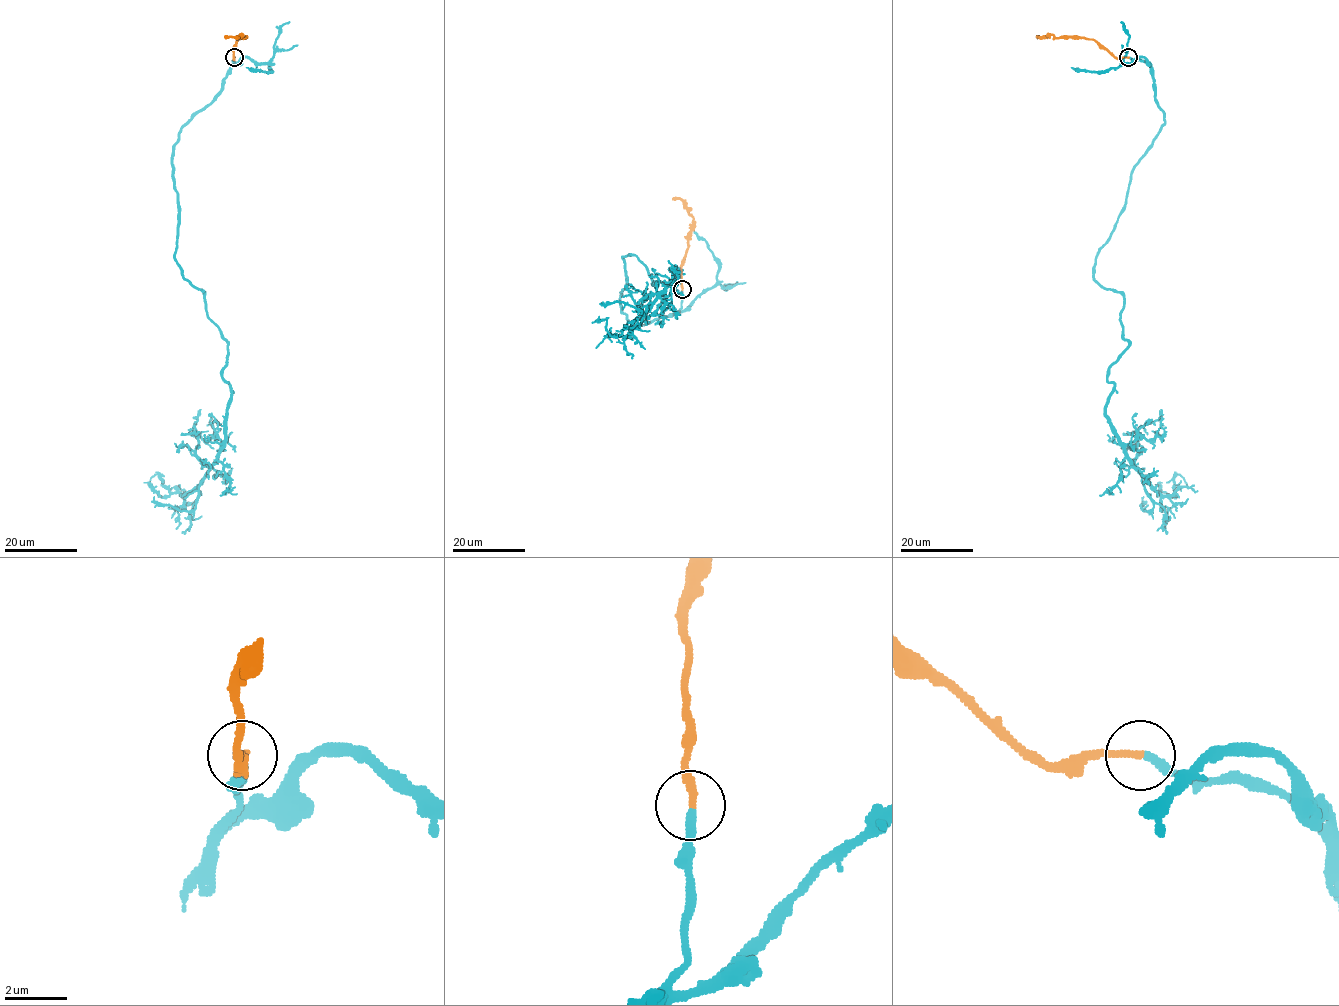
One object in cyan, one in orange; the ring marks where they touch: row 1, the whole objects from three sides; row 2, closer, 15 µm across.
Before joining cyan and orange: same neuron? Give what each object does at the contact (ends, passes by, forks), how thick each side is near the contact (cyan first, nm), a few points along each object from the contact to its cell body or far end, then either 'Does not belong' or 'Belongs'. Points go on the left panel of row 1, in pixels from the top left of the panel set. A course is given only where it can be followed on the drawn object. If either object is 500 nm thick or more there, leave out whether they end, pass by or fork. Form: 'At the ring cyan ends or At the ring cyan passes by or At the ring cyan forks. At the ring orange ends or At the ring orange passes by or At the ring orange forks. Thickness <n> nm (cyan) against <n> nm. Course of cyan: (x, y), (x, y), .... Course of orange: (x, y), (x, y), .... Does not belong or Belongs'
At the ring cyan ends. At the ring orange ends. Thickness 260 nm (cyan) against 240 nm. Course of cyan: (234, 57), (222, 91), (181, 128), (172, 169), (175, 259), (227, 343), (226, 438), (184, 495), (144, 483). Course of orange: (234, 57), (234, 45), (244, 38), (240, 34), (224, 36). Belongs

